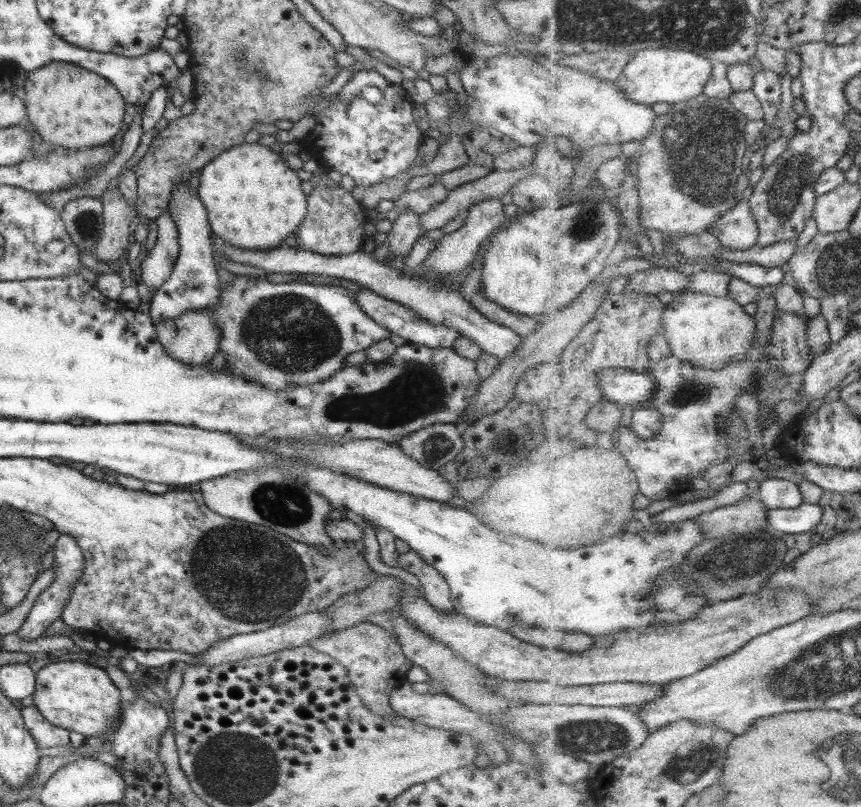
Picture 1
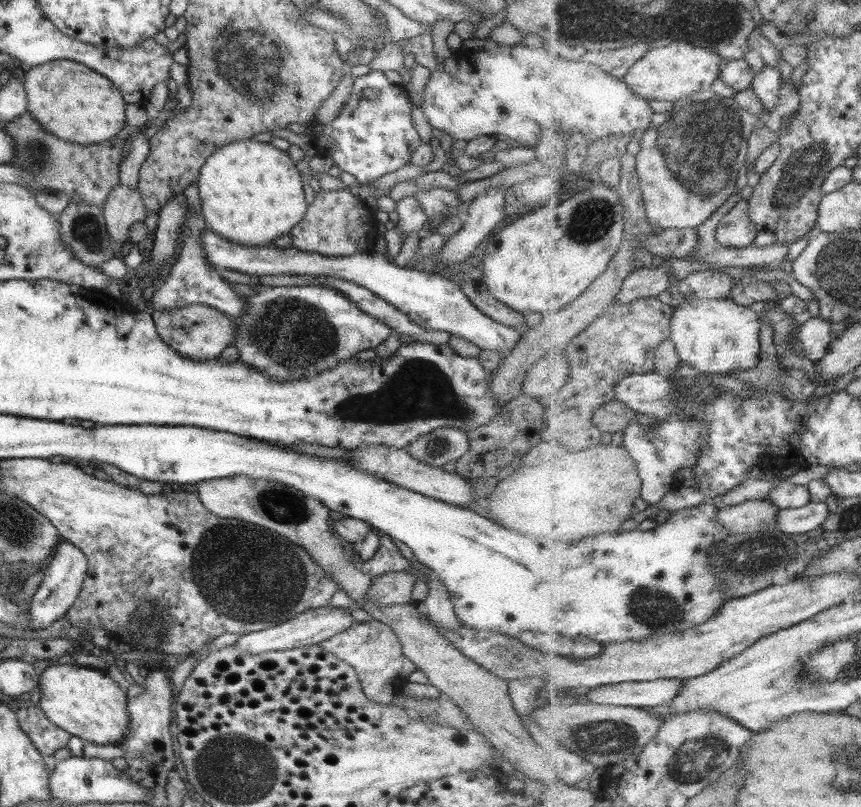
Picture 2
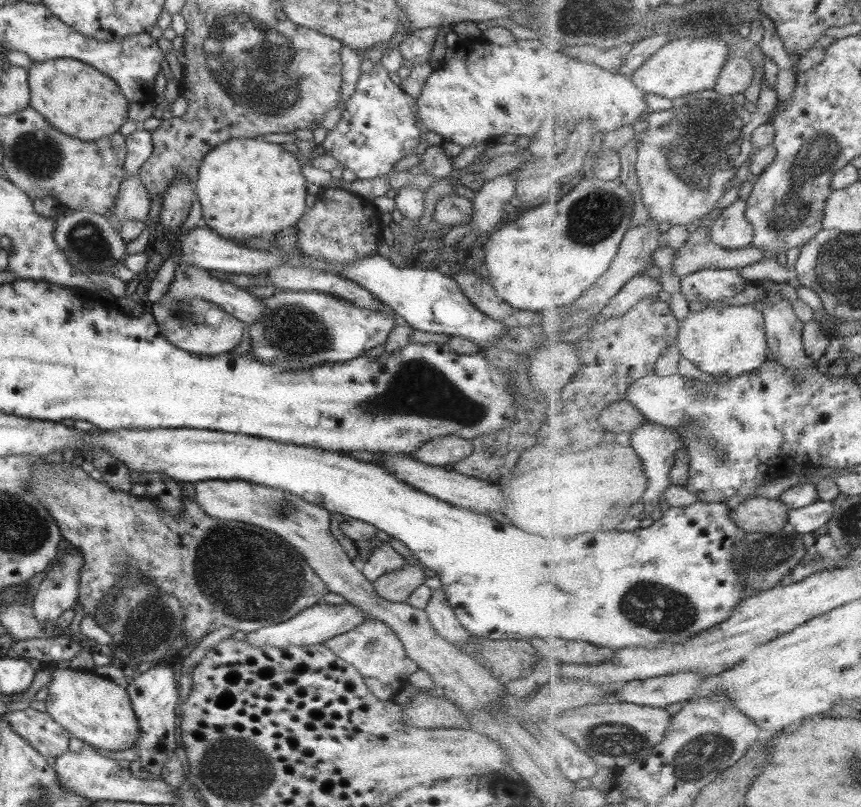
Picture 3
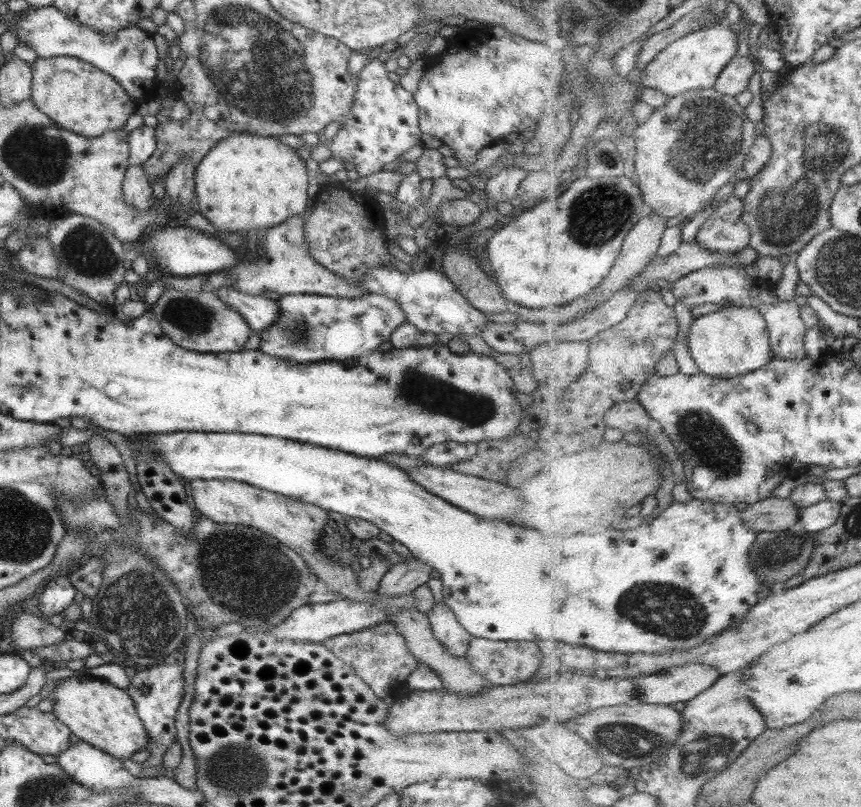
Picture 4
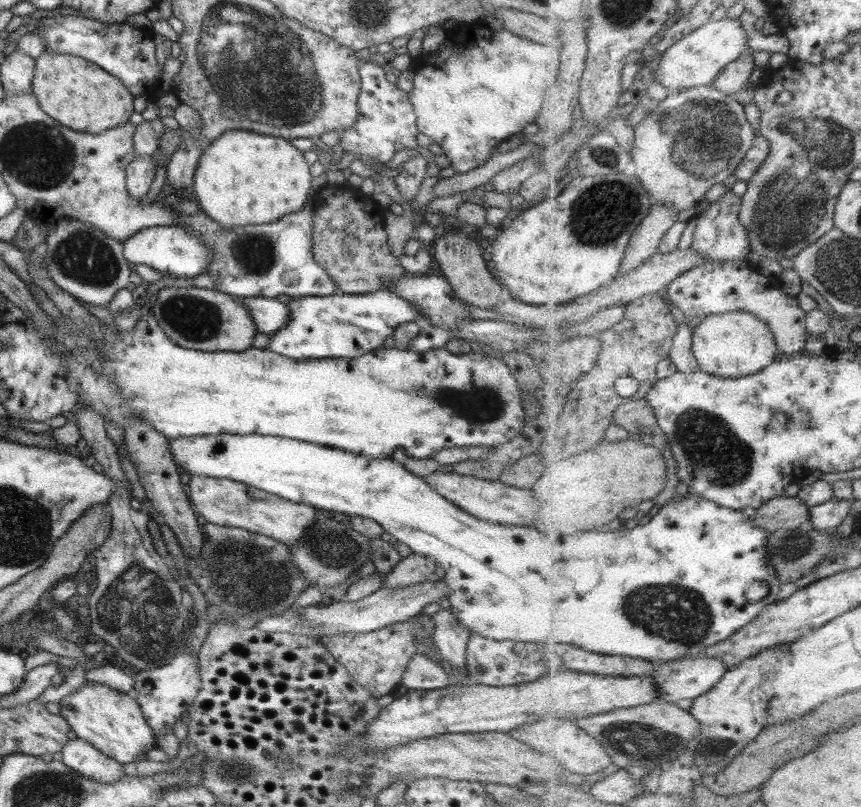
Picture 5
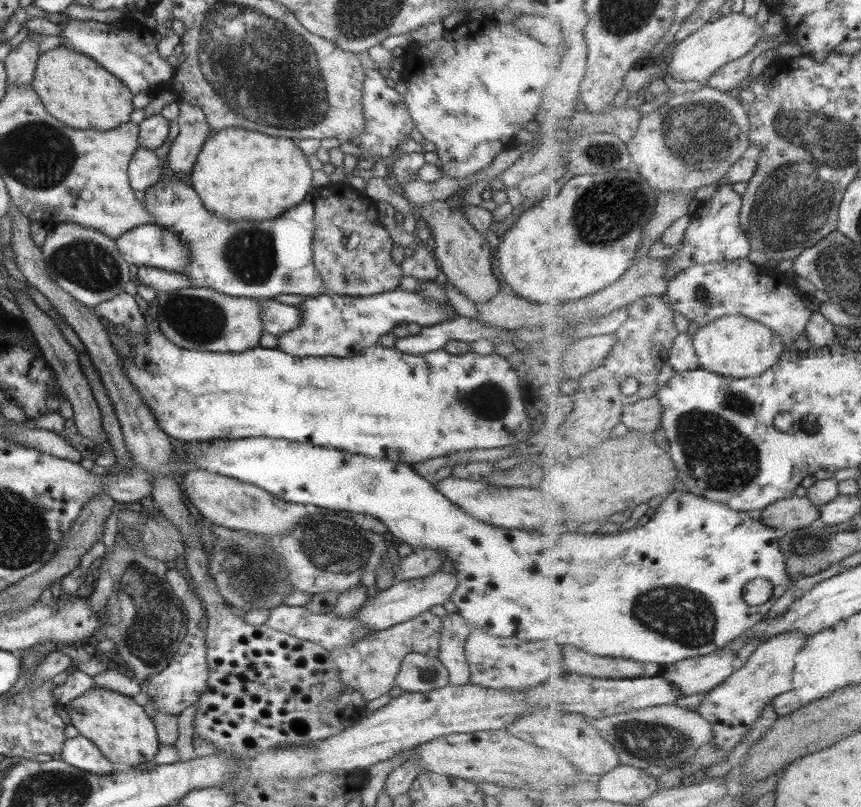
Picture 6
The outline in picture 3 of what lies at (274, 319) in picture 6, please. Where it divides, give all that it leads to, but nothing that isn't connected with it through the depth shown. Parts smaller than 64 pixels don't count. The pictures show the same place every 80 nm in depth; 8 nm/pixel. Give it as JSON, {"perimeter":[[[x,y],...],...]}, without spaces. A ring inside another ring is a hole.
{"perimeter":[[[179,265],[174,268],[173,279],[164,293],[173,300],[187,300],[188,298],[199,298],[216,304],[223,312],[229,313],[244,326],[251,326],[253,322],[260,319],[263,312],[261,301],[235,285],[227,281],[219,281],[209,274],[209,271],[193,265]]]}

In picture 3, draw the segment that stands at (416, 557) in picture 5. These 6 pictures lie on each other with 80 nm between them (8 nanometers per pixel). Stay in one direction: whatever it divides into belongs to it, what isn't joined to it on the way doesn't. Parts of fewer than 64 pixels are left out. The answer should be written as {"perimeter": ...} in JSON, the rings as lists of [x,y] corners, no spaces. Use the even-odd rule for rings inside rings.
{"perimeter":[[[405,565],[379,576],[372,582],[375,594],[383,600],[394,603],[403,602],[419,584],[423,583],[425,576],[421,565]]]}

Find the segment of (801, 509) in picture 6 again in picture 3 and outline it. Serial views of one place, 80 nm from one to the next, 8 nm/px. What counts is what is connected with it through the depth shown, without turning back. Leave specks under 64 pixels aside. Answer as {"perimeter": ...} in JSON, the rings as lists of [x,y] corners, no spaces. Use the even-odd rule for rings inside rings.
{"perimeter":[[[753,497],[743,500],[732,510],[732,519],[745,532],[775,532],[775,526],[785,526],[790,506],[780,498]]]}

